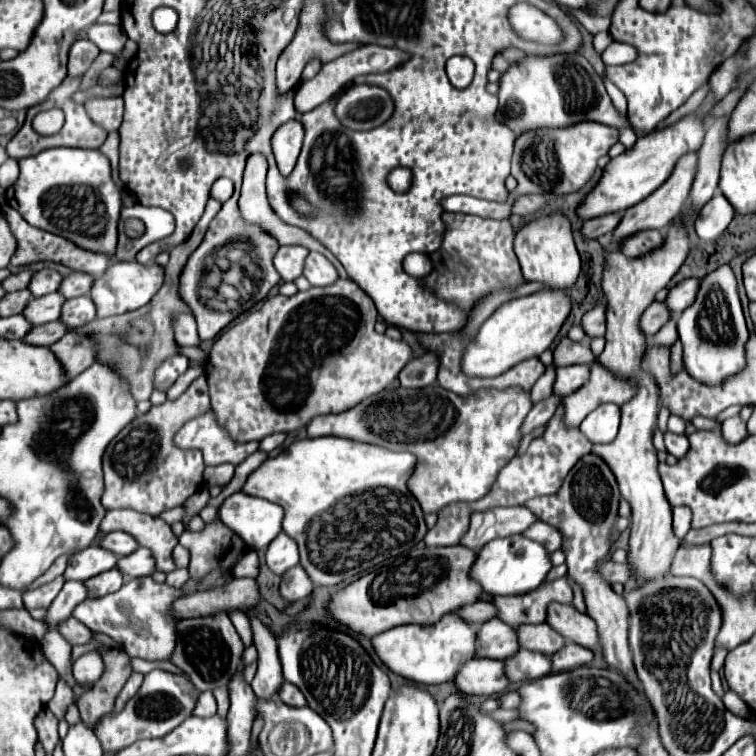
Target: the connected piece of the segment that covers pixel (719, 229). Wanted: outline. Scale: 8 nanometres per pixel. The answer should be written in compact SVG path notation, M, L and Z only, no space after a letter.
M717 191L717 195L701 209L699 219L695 221L695 231L701 239L717 239L727 229L733 217L735 217L735 209Z

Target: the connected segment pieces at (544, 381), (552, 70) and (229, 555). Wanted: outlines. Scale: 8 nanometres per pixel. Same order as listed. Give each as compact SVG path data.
M549 365L547 371L545 371L545 375L533 385L533 389L531 389L531 401L539 403L543 399L549 399L551 393L553 393L553 389L551 389L553 381L555 381L555 367Z
M579 53L525 55L519 65L511 65L499 79L499 121L509 125L515 135L541 127L567 127L579 121L599 121L617 129L631 127L615 109L601 77Z
M219 519L205 525L203 531L183 531L179 543L189 551L189 573L191 579L203 579L205 573L221 569L223 575L231 577L237 561L247 553L247 545L239 535L227 529Z

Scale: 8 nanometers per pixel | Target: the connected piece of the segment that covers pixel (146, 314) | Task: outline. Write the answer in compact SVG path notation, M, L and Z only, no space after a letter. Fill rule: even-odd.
M209 199L207 207L205 207L205 213L203 213L201 221L195 225L189 239L171 249L169 263L165 265L163 287L157 291L155 299L151 299L151 303L147 307L141 307L137 311L129 311L129 313L123 313L123 315L115 315L115 317L109 317L109 319L95 319L93 323L77 329L77 333L91 331L91 335L99 339L99 343L101 343L99 359L103 359L103 361L107 359L107 363L111 361L111 365L115 363L115 359L123 359L123 363L127 363L127 367L131 369L127 379L129 379L129 385L131 385L131 393L135 395L137 401L143 401L143 399L151 397L153 377L155 377L155 369L159 367L159 363L163 363L171 355L177 355L177 343L175 343L175 337L173 337L171 317L175 313L191 313L189 307L181 301L181 297L177 293L179 275L181 275L181 269L183 269L187 257L197 249L197 245L201 243L201 239L203 239L203 235L209 227L209 221L217 215L219 209L221 209L221 203L215 201L215 199Z

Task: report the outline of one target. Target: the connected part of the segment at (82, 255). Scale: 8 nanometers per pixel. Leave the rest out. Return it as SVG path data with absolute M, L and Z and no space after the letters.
M5 205L3 207L3 213L11 225L11 231L19 243L13 259L11 259L11 265L15 267L23 267L23 265L31 265L31 263L39 263L39 261L53 261L53 263L61 263L73 271L83 271L83 273L89 273L89 275L103 275L107 265L109 265L109 259L101 253L93 253L93 251L85 251L81 247L77 247L75 243L59 237L59 235L53 235L53 233L47 233L43 229L37 229L37 227L31 227L13 207Z

